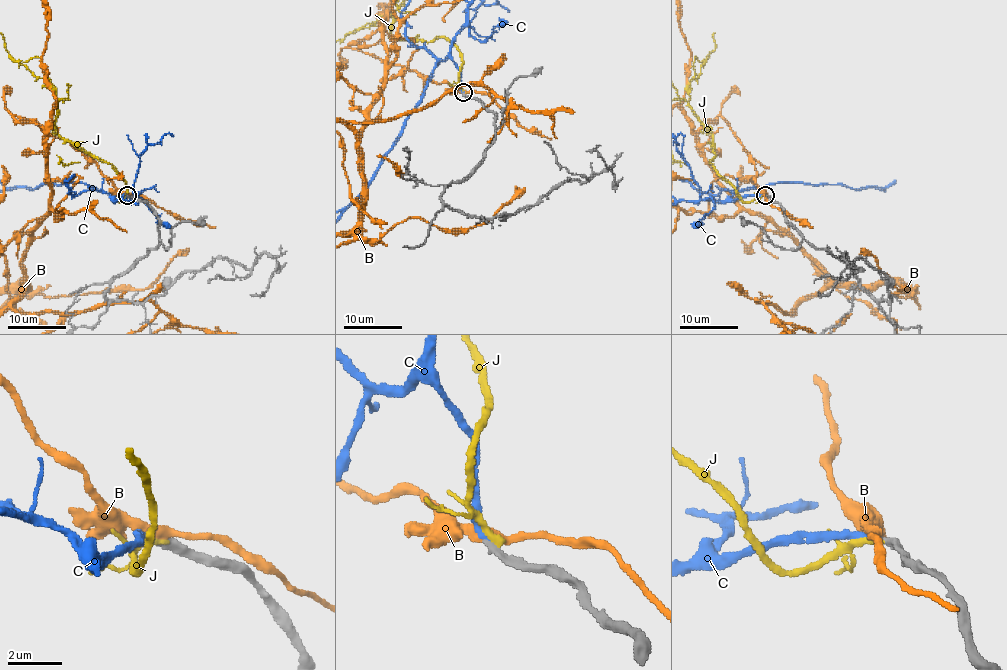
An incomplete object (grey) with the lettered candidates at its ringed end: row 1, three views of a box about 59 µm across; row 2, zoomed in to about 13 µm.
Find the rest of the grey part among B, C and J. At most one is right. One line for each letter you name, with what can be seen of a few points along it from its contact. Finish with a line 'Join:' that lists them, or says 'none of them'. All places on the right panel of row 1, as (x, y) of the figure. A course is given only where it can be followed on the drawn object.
C: it runs (766, 196), (731, 199), (738, 190), (775, 183), (888, 187), (905, 172), (953, 174), (952, 164), (967, 149)
Join: C

